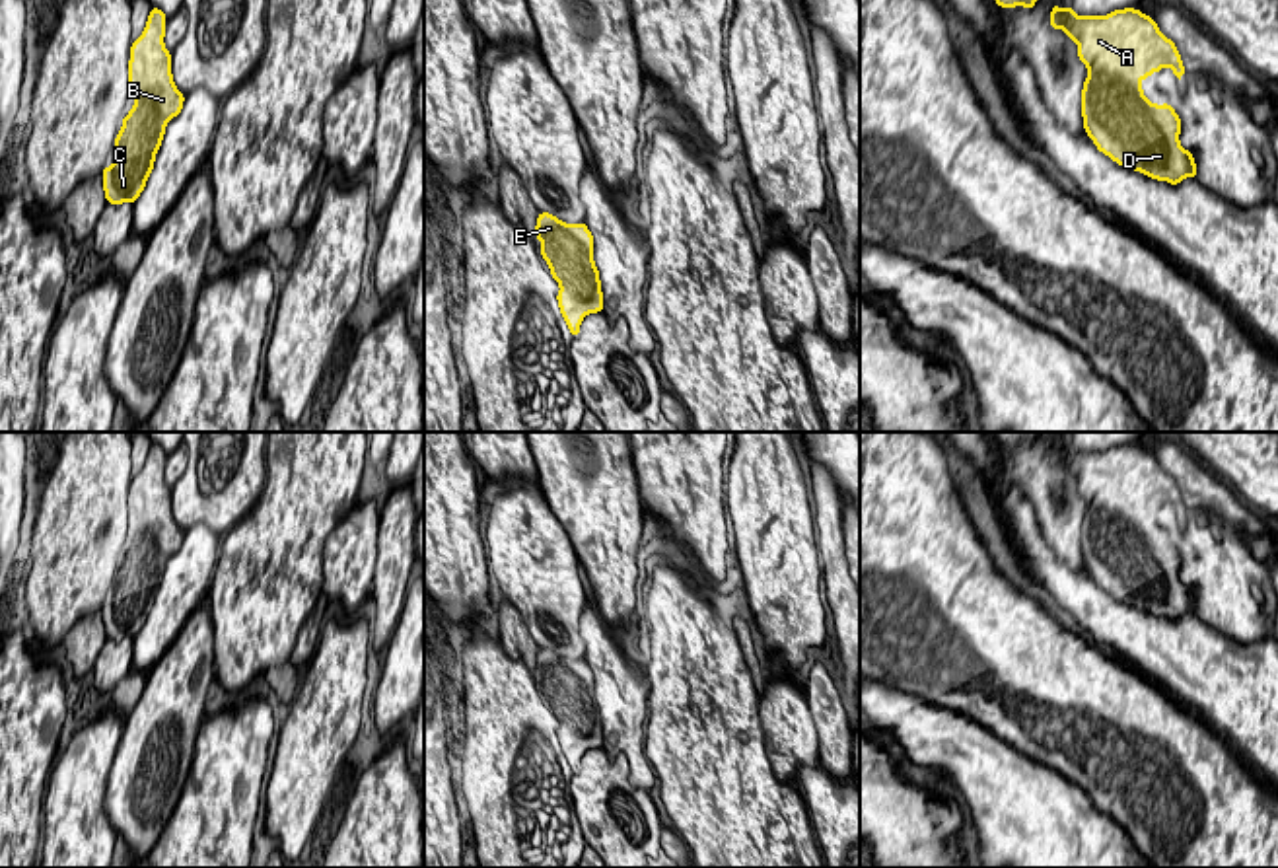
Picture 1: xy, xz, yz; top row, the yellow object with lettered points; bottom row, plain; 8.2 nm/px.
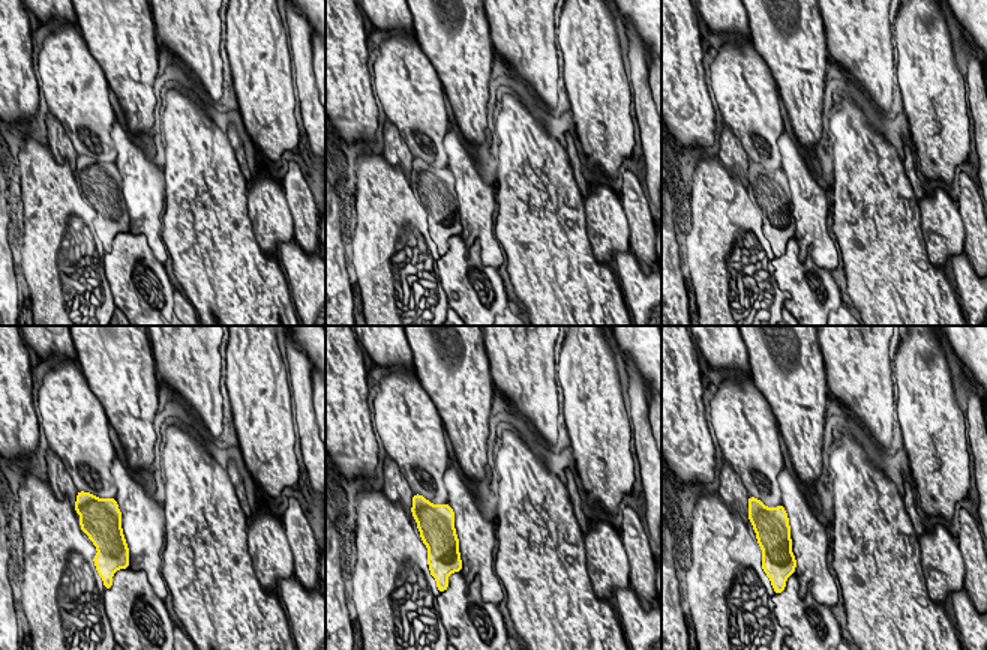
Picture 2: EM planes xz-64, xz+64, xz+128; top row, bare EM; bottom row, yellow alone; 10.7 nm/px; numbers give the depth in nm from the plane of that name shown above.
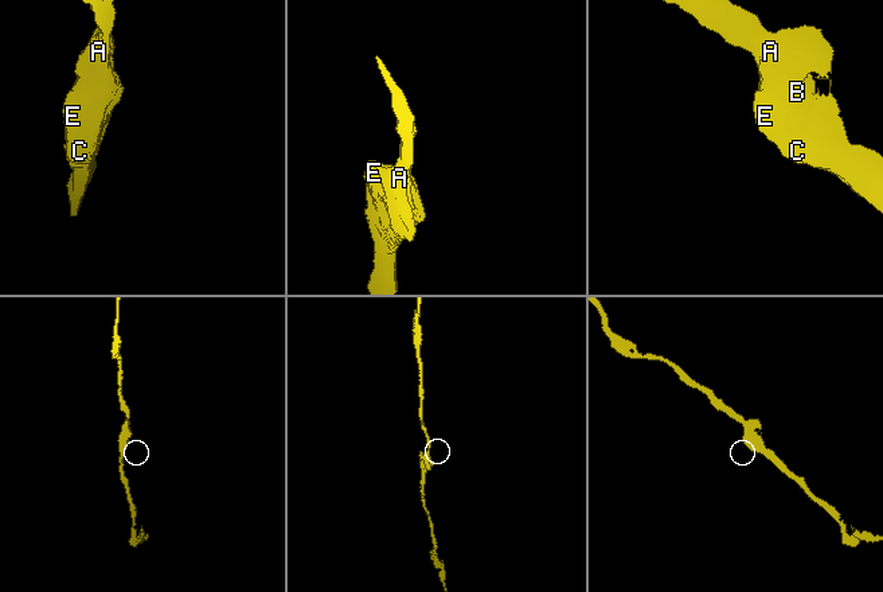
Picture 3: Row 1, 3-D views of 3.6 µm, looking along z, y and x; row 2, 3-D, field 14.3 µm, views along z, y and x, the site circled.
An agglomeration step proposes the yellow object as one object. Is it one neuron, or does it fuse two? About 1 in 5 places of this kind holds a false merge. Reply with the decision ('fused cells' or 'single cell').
single cell

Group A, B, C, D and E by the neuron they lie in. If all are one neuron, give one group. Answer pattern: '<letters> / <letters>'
A B C D E

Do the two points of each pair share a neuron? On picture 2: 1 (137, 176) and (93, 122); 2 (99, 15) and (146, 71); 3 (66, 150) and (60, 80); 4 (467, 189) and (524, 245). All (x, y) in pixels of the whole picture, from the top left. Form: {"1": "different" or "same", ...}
{"1": "different", "2": "same", "3": "different", "4": "different"}

